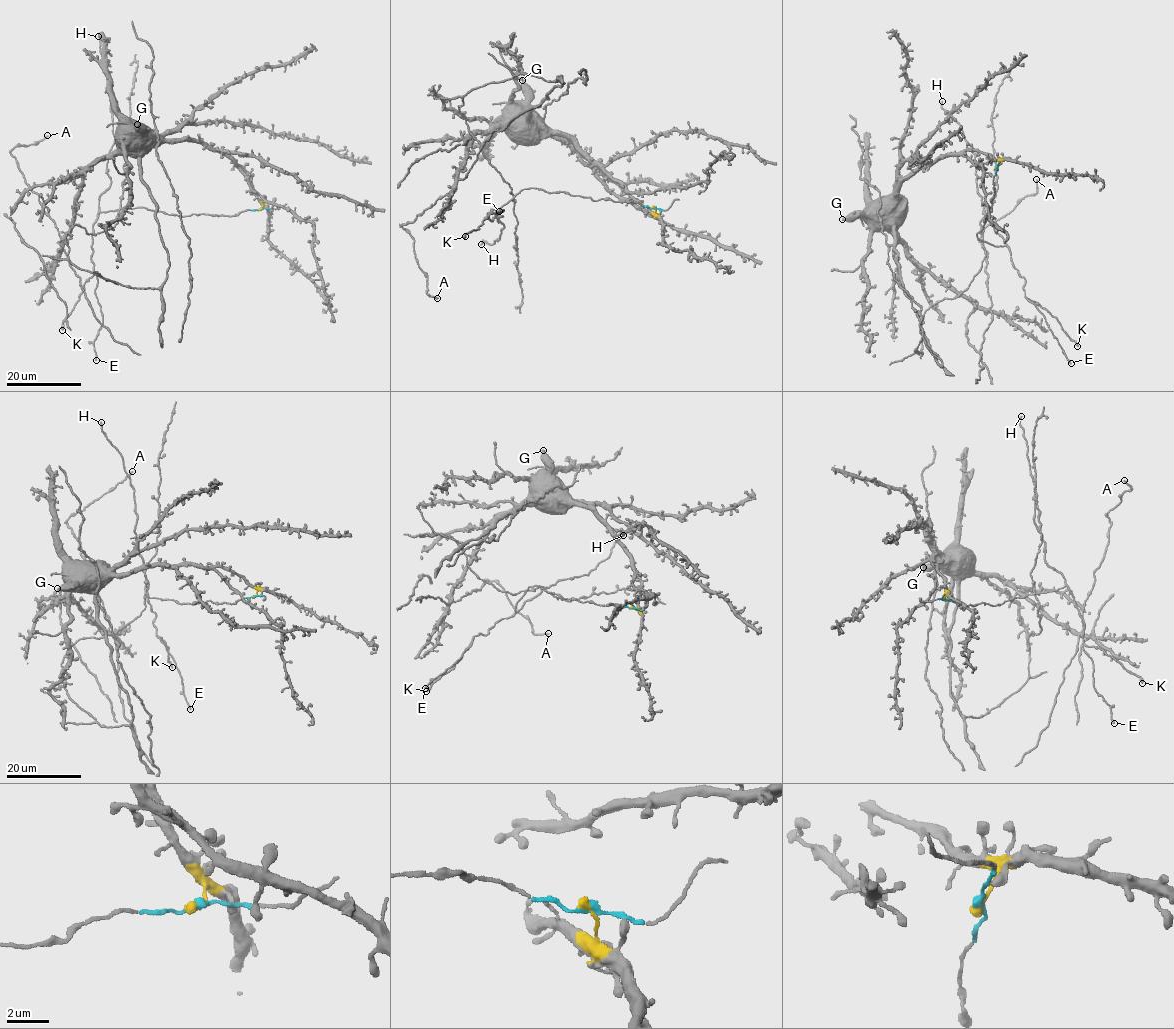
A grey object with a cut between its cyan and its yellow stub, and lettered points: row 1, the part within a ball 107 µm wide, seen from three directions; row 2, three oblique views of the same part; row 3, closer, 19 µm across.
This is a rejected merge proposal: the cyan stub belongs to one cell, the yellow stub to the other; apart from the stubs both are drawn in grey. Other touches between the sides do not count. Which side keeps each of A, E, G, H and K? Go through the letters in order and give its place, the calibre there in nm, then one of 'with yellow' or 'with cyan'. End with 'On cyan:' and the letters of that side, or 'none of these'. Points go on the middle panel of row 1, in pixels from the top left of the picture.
A: at (437, 298); 200 nm thick; with yellow
E: at (499, 211); 180 nm thick; with cyan
G: at (522, 80); 280 nm thick; with yellow
H: at (481, 244); 200 nm thick; with cyan
K: at (465, 236); 320 nm thick; with cyan
On cyan: E, H, K

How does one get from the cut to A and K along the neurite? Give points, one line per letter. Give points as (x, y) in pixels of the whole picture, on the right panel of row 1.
A: (996, 168), (967, 149), (897, 196), (913, 260), (986, 309), (981, 232), (1036, 179)
K: (996, 168), (992, 205), (978, 240), (1009, 248), (1012, 265), (1025, 280), (1026, 297), (1048, 310), (1077, 346)

